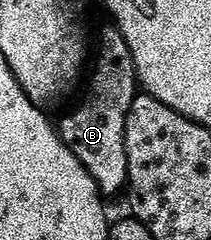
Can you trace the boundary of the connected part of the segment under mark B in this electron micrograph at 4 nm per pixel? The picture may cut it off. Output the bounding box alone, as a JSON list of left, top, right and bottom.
[58,27,138,198]

